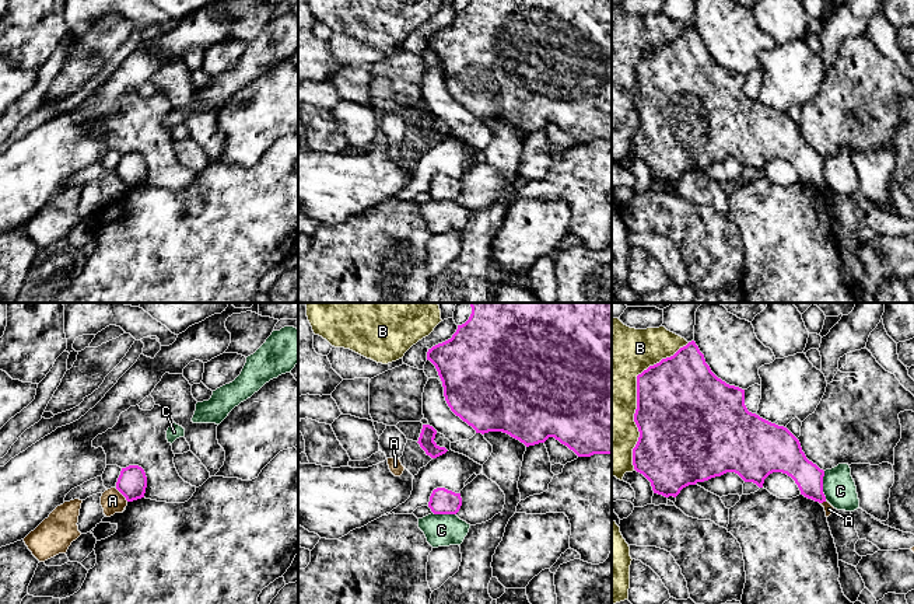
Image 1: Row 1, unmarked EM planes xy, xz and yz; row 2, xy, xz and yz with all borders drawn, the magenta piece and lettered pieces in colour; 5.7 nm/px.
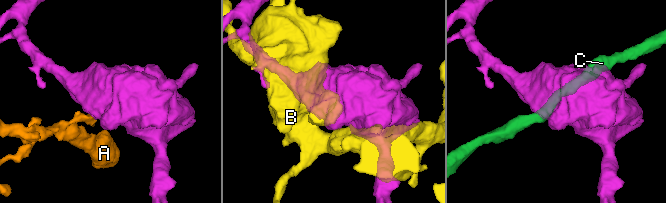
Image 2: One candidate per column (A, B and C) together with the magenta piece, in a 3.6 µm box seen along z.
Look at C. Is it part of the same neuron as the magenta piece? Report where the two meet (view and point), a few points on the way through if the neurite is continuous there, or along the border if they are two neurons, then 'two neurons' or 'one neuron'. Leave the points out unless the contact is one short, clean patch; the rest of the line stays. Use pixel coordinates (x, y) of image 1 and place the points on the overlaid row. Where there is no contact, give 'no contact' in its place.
yz (822, 485) | along yz (823, 471), (823, 495), (826, 499) | two neurons

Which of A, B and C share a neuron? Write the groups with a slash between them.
A / B / C

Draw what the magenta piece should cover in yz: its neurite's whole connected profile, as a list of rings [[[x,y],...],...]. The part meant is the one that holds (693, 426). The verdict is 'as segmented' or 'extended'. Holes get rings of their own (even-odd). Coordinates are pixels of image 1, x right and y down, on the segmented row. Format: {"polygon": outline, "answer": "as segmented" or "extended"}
{"polygon": [[[694,341],[637,376],[634,422],[640,437],[633,448],[633,465],[651,482],[654,493],[676,497],[683,488],[726,472],[763,488],[770,474],[782,472],[795,481],[801,495],[826,502],[824,471],[806,458],[787,427],[749,412],[745,390],[718,378]]], "answer": "as segmented"}

